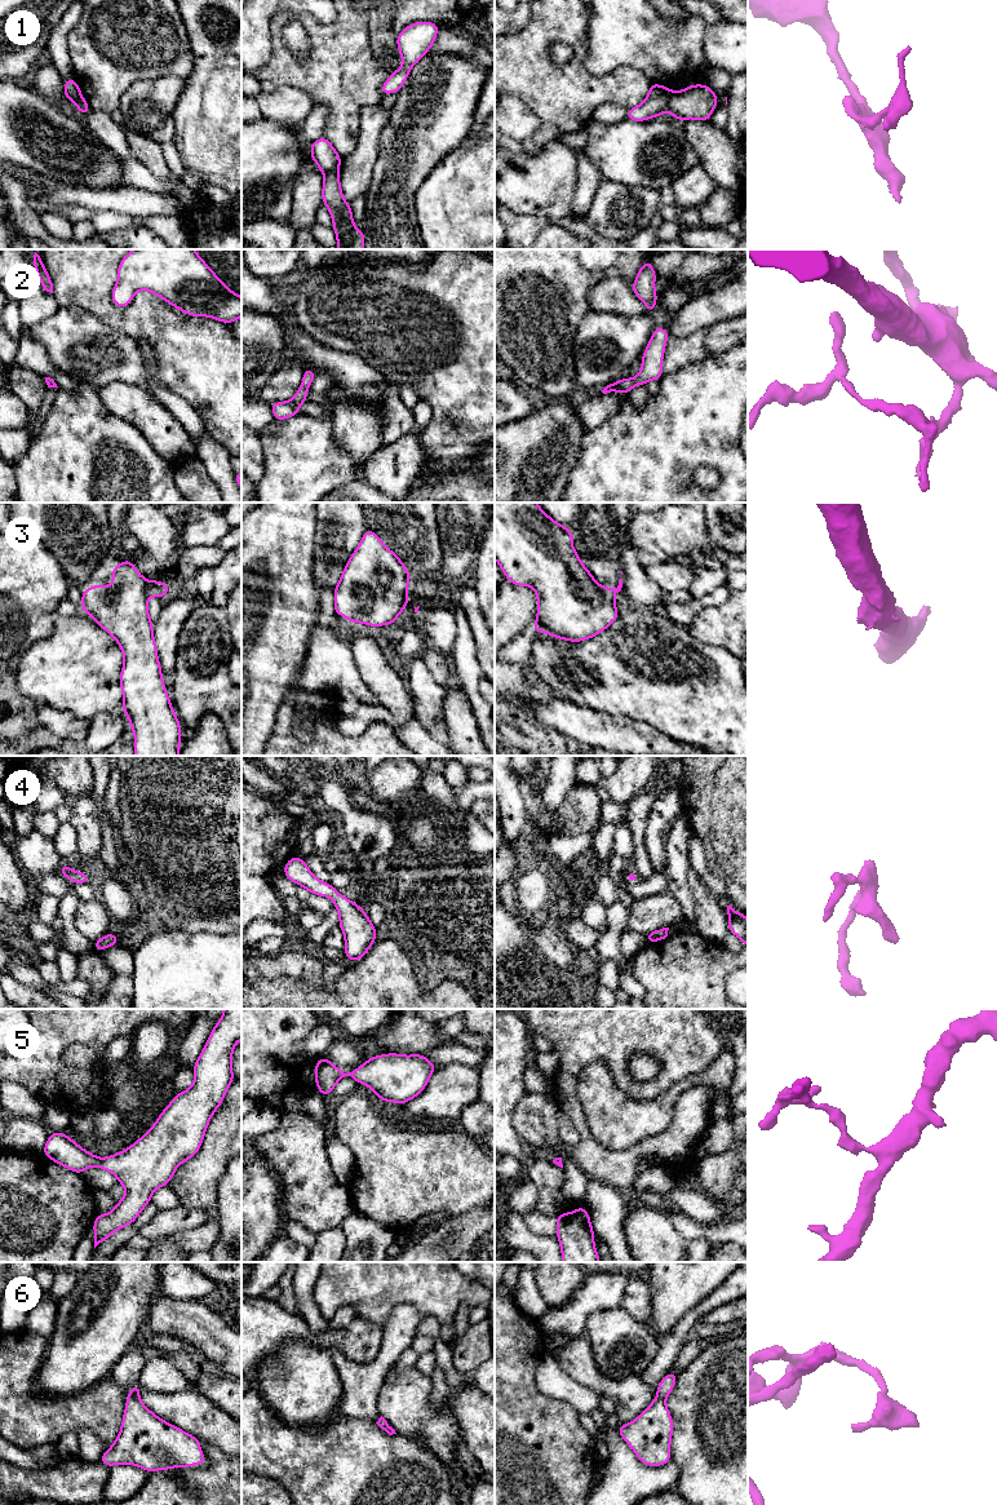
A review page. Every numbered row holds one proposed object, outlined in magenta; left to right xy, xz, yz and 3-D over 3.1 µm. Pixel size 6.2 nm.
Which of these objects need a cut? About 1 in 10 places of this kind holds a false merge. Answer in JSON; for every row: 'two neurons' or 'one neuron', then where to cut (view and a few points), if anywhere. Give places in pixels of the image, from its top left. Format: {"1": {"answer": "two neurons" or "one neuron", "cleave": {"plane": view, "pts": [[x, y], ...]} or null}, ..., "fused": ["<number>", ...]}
{"1": {"answer": "two neurons", "cleave": {"plane": "yz", "pts": [[673, 92], [667, 109]]}}, "2": {"answer": "one neuron", "cleave": null}, "3": {"answer": "one neuron", "cleave": null}, "4": {"answer": "one neuron", "cleave": null}, "5": {"answer": "one neuron", "cleave": null}, "6": {"answer": "two neurons", "cleave": {"plane": "xy", "pts": [[128, 1393], [137, 1398]]}}, "fused": ["1", "6"]}

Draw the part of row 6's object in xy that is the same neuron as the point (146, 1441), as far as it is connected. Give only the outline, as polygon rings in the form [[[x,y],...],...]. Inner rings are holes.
[[[128,1393],[120,1433],[98,1461],[108,1468],[128,1464],[152,1473],[204,1465],[205,1456],[198,1438],[161,1420]]]

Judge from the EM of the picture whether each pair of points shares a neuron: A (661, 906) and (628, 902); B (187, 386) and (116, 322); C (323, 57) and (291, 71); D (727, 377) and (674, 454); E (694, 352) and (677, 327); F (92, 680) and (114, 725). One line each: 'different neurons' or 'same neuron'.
A: different neurons
B: same neuron
C: same neuron
D: same neuron
E: different neurons
F: different neurons

